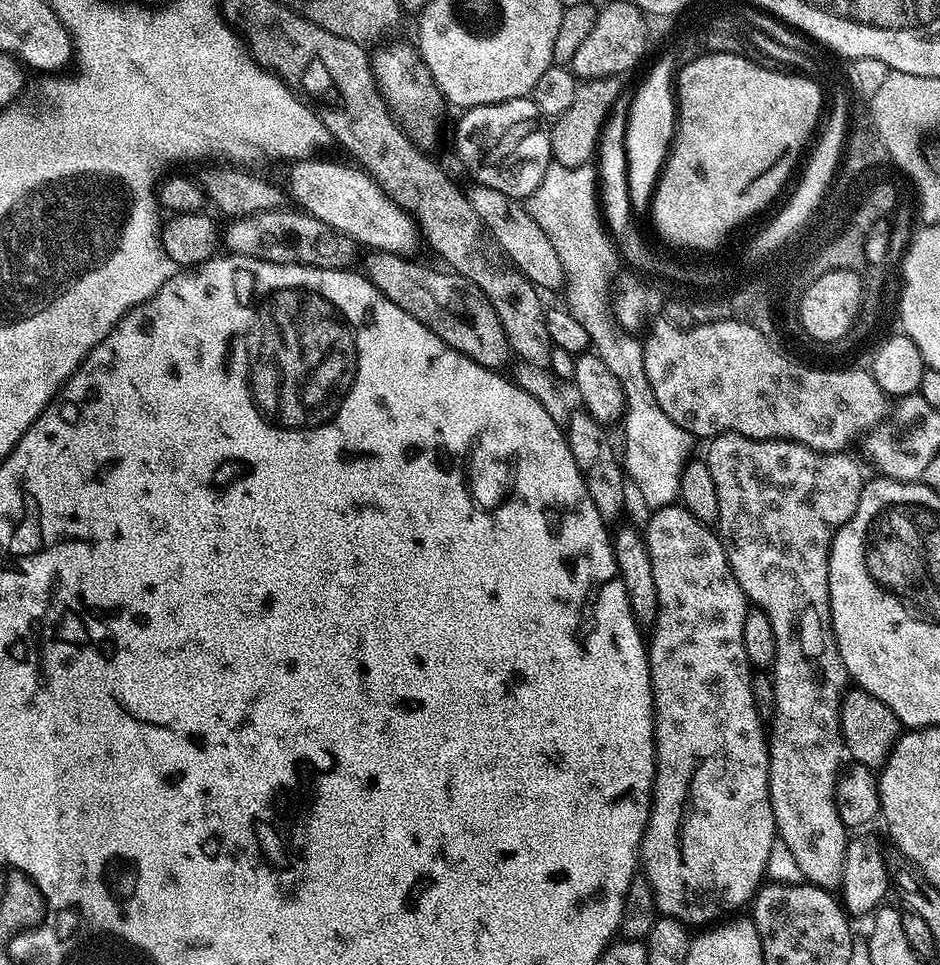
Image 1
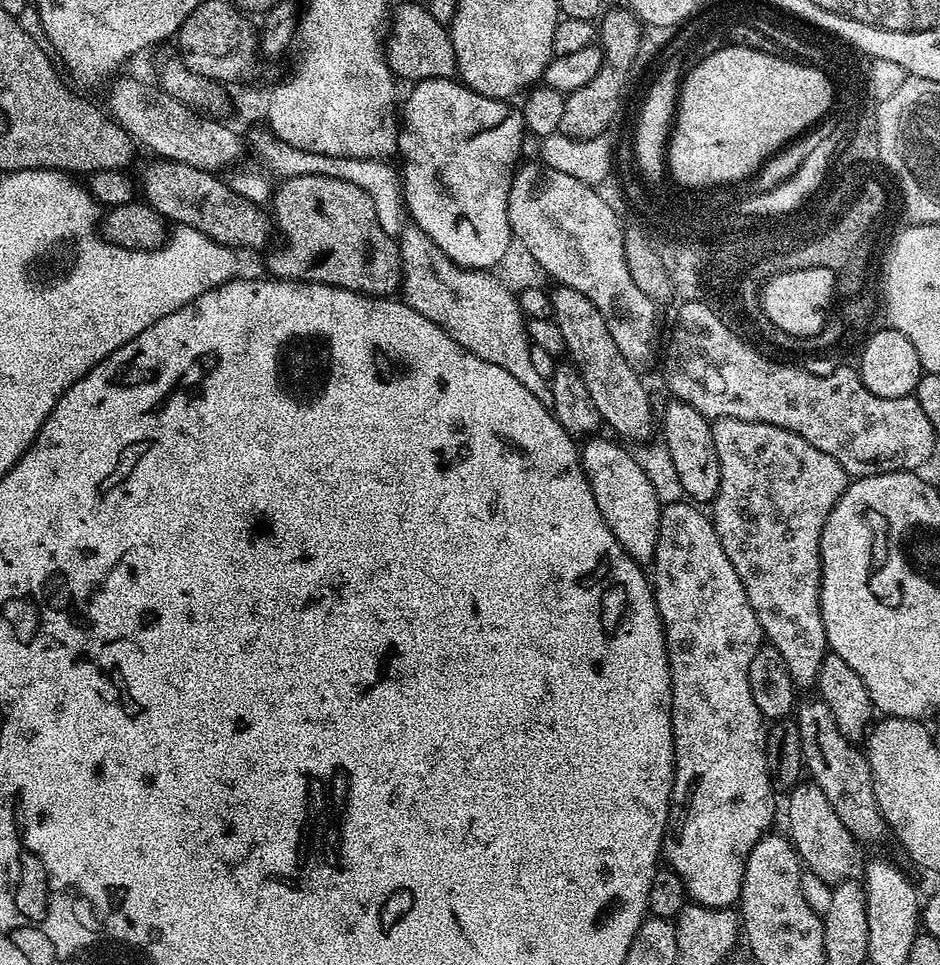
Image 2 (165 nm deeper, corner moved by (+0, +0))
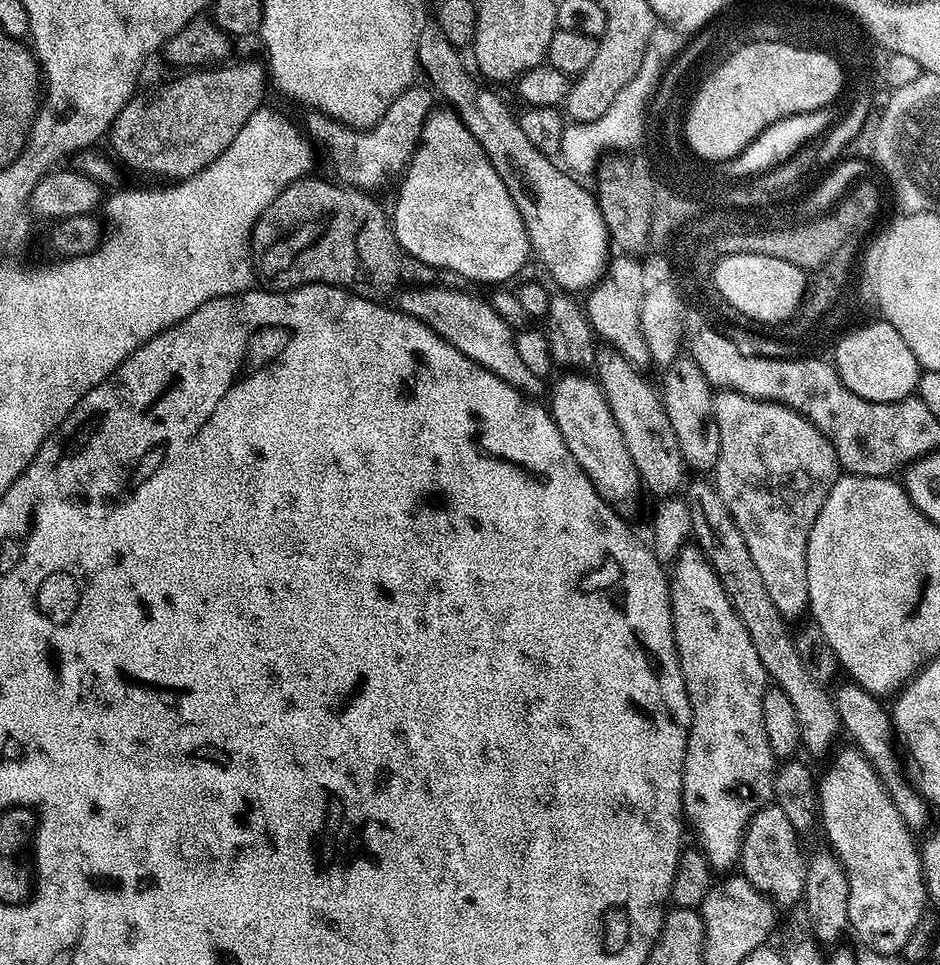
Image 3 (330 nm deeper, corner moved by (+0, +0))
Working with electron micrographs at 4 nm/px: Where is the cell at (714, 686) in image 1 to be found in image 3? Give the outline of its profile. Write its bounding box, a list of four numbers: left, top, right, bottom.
[670,546,774,869]

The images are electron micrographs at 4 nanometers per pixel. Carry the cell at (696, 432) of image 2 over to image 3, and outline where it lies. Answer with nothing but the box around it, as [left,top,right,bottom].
[662,355,720,473]

